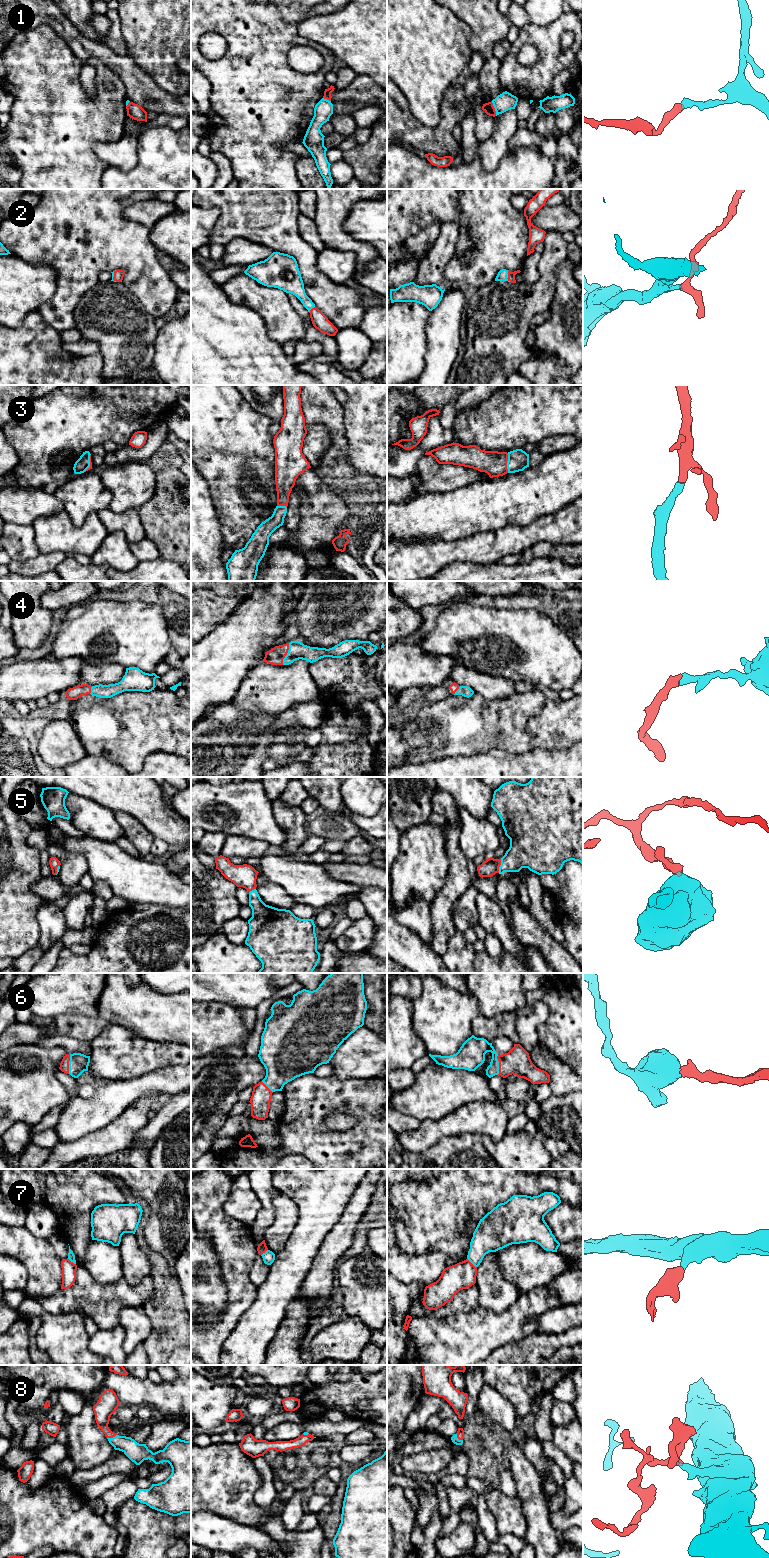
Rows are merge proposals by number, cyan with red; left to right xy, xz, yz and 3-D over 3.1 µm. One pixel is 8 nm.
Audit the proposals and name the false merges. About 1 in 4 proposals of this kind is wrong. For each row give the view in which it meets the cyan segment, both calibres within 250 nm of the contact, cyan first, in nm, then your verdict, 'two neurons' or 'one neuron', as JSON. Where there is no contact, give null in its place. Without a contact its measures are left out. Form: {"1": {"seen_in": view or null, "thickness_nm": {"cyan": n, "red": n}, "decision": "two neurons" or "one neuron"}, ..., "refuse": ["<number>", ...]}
{"1": {"seen_in": "yz", "thickness_nm": {"cyan": 150, "red": 90}, "decision": "one neuron"}, "2": {"seen_in": "yz", "thickness_nm": {"cyan": 90, "red": 60}, "decision": "one neuron"}, "3": {"seen_in": "yz", "thickness_nm": {"cyan": 170, "red": 200}, "decision": "one neuron"}, "4": {"seen_in": "xz", "thickness_nm": {"cyan": 140, "red": 140}, "decision": "one neuron"}, "5": {"seen_in": "yz", "thickness_nm": {"cyan": 280, "red": 140}, "decision": "one neuron"}, "6": {"seen_in": "xy", "thickness_nm": {"cyan": 150, "red": 80}, "decision": "one neuron"}, "7": {"seen_in": "yz", "thickness_nm": {"cyan": 240, "red": 220}, "decision": "two neurons"}, "8": {"seen_in": "xy", "thickness_nm": {"cyan": 160, "red": 160}, "decision": "one neuron"}, "refuse": ["7"]}

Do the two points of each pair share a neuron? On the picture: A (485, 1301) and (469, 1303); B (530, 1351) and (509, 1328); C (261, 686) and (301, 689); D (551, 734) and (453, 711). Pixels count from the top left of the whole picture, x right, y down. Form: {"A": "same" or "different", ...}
{"A": "different", "B": "different", "C": "same", "D": "same"}

